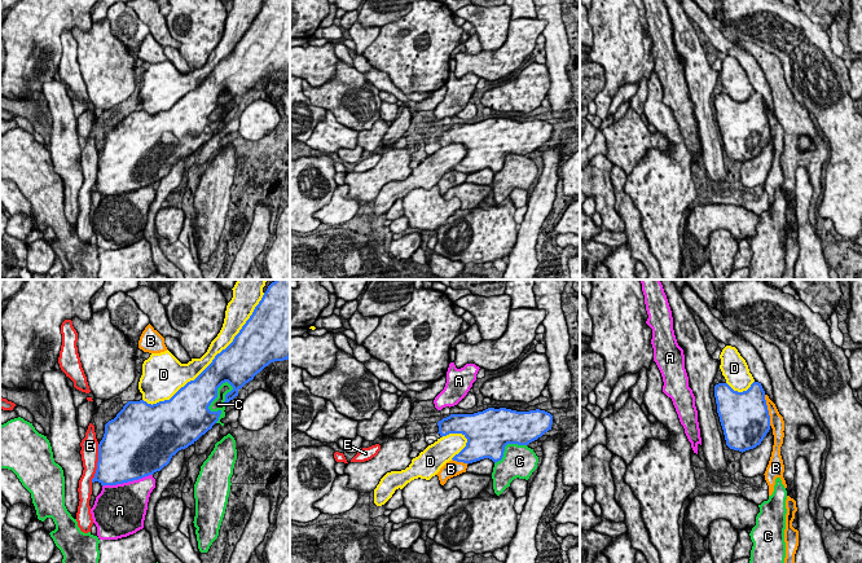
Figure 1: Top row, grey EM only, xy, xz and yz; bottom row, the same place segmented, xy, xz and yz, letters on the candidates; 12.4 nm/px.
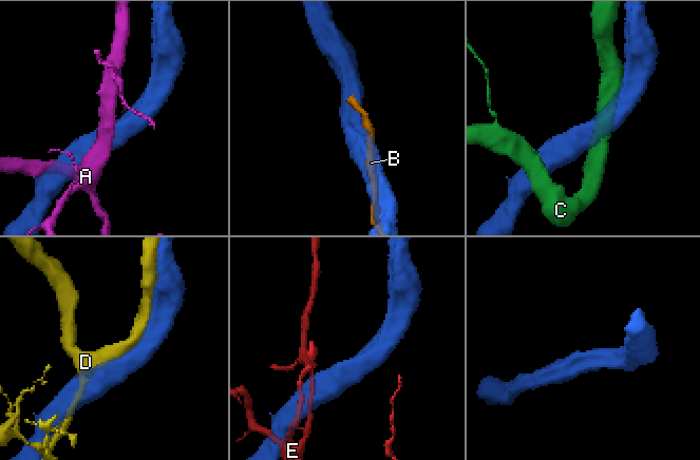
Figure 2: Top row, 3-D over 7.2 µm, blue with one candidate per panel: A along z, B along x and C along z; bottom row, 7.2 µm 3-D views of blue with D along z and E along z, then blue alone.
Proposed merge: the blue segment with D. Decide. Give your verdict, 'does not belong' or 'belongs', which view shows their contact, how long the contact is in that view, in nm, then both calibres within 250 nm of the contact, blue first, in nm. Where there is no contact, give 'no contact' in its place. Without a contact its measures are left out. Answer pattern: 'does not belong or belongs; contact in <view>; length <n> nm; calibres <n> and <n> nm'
belongs; contact in xy; length 2000 nm; calibres 440 and 200 nm

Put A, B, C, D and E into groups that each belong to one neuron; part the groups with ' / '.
A / B / C / D / E

